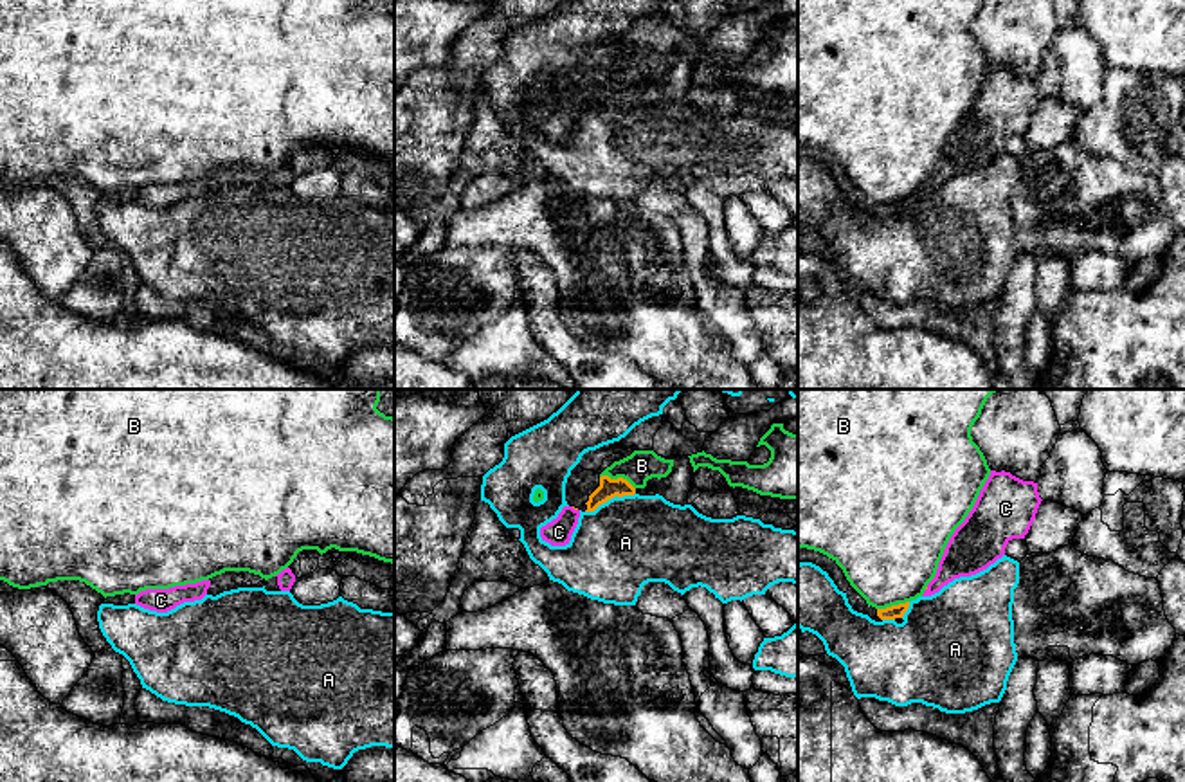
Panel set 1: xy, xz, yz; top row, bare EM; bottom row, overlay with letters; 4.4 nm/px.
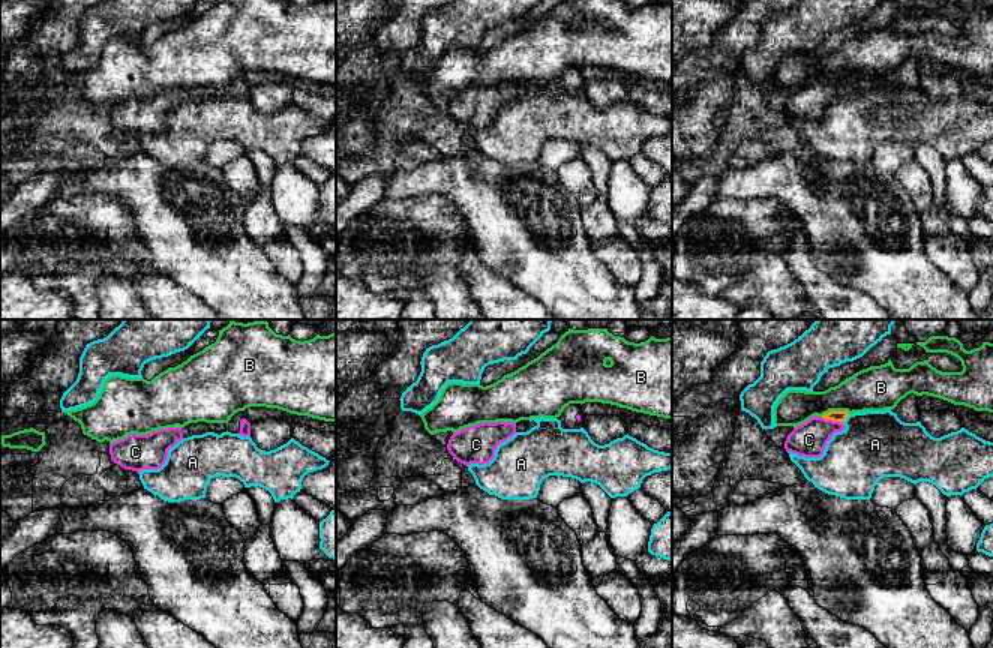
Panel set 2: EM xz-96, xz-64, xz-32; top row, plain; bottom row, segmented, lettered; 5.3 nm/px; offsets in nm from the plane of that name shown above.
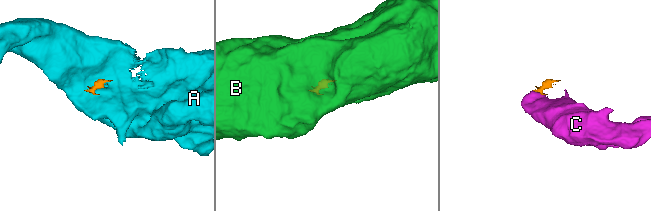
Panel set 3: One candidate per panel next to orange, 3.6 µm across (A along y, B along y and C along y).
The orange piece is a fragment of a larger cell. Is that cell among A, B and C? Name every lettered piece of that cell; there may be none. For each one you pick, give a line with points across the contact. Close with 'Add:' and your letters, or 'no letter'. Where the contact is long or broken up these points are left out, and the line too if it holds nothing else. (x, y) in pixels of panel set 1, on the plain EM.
C: way xz (573, 103), (575, 105), (559, 128)
Add: C

